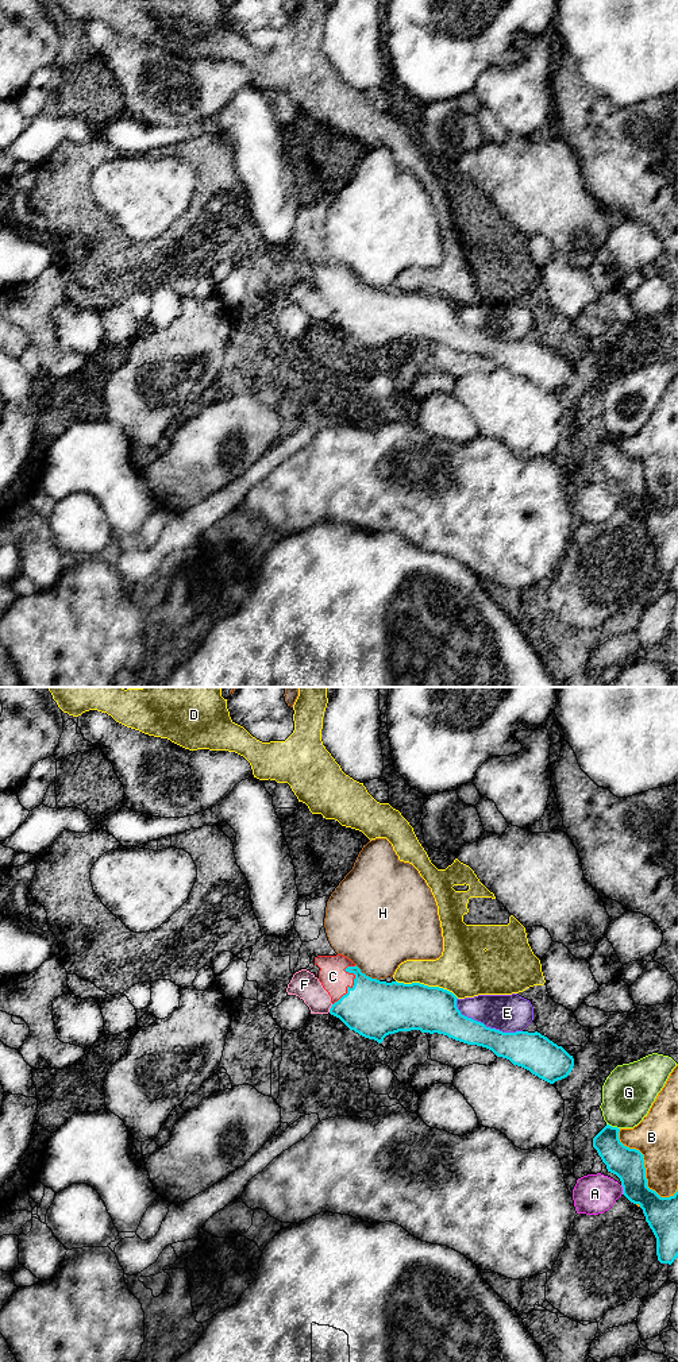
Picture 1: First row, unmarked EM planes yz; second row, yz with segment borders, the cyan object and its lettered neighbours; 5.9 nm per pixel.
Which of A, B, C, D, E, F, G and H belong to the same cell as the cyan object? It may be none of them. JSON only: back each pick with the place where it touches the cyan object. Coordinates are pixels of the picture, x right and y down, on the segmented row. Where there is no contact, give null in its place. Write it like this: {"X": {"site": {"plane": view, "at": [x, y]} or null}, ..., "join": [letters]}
{"C": {"site": {"plane": "yz", "at": [354, 982]}}, "join": ["C"]}

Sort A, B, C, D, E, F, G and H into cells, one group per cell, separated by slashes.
A / B / C / D / E / F / G / H

